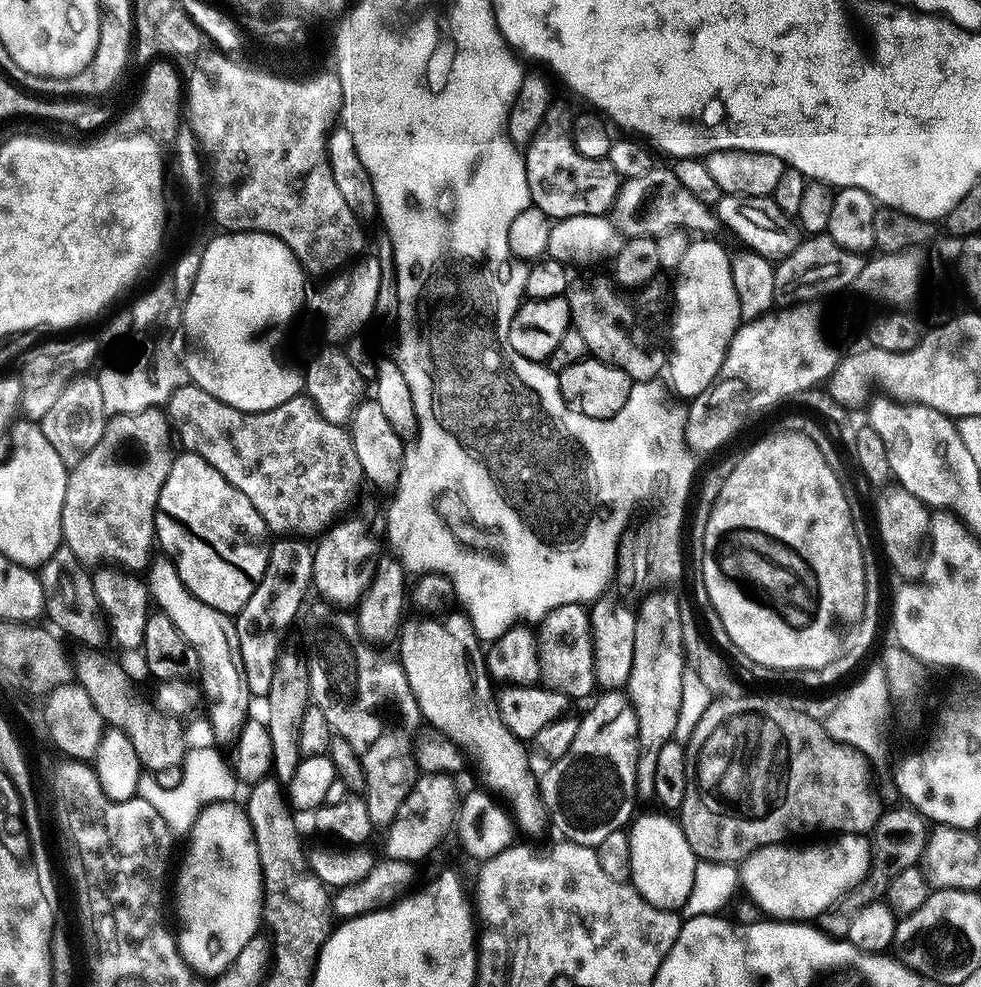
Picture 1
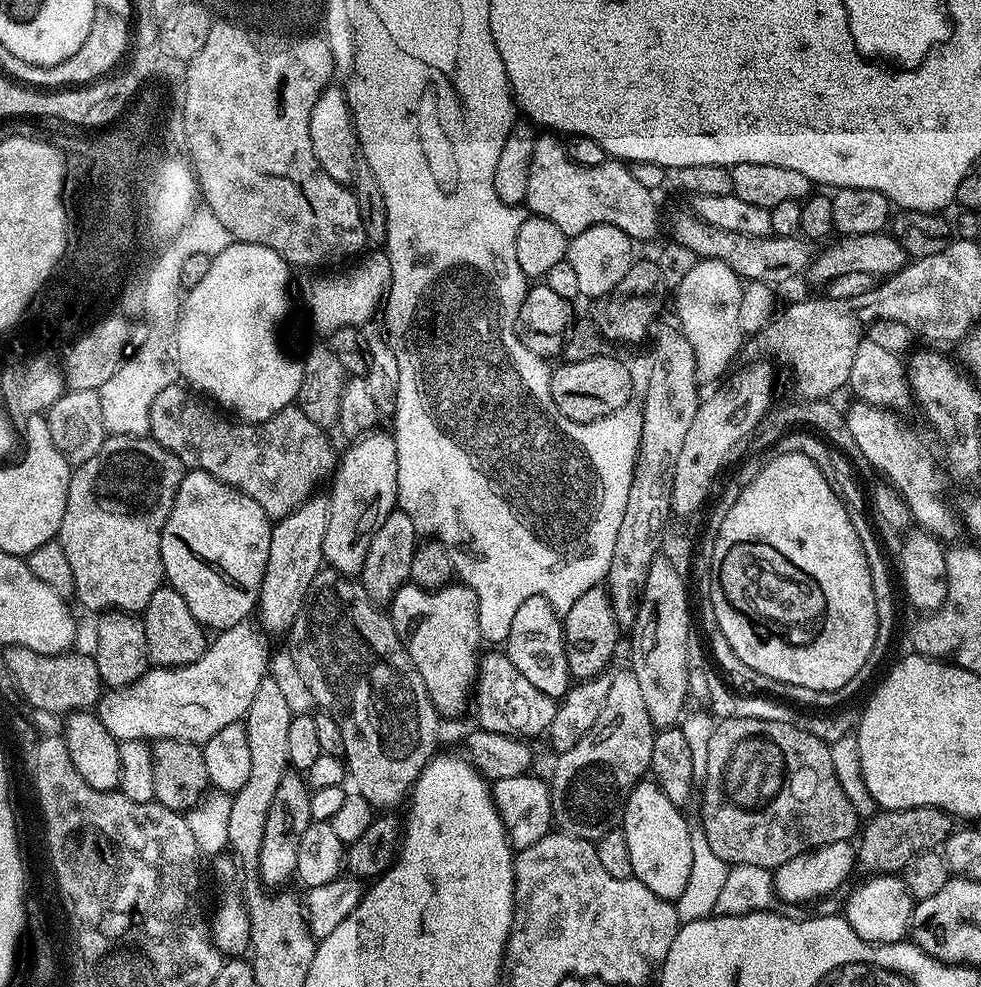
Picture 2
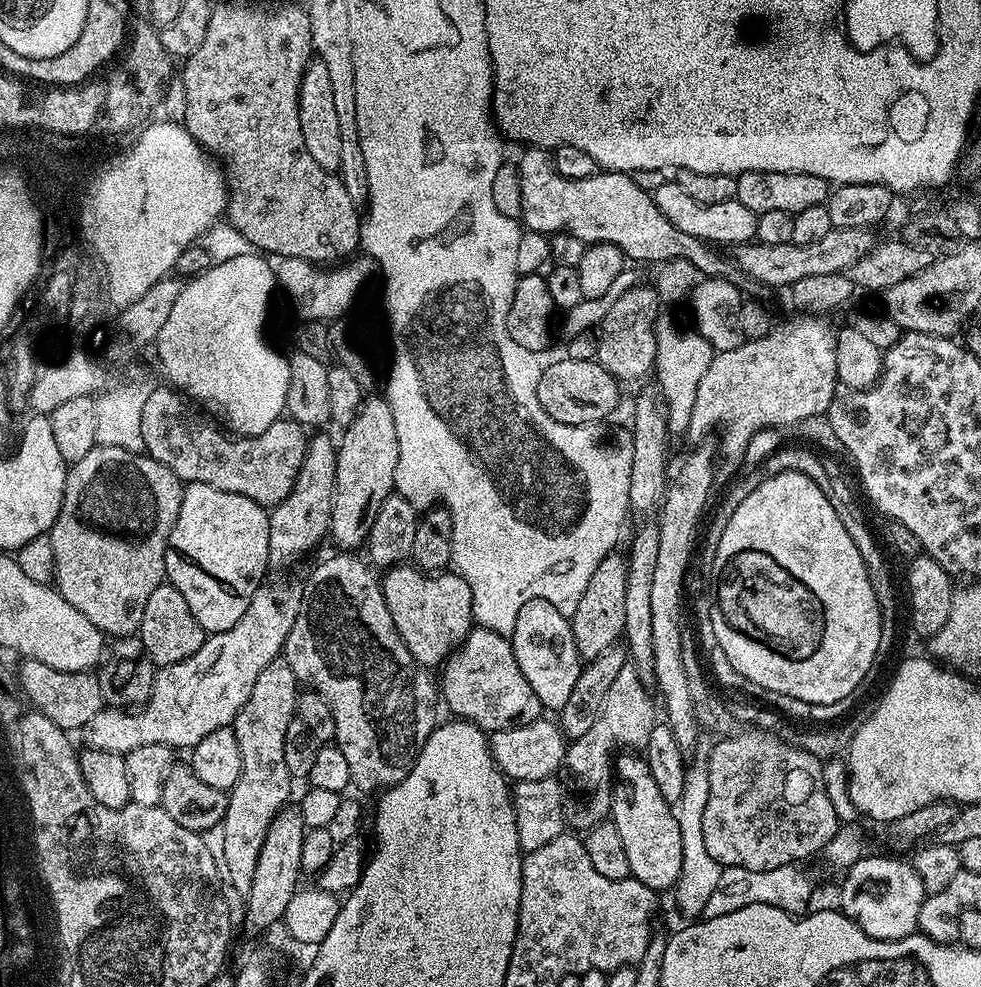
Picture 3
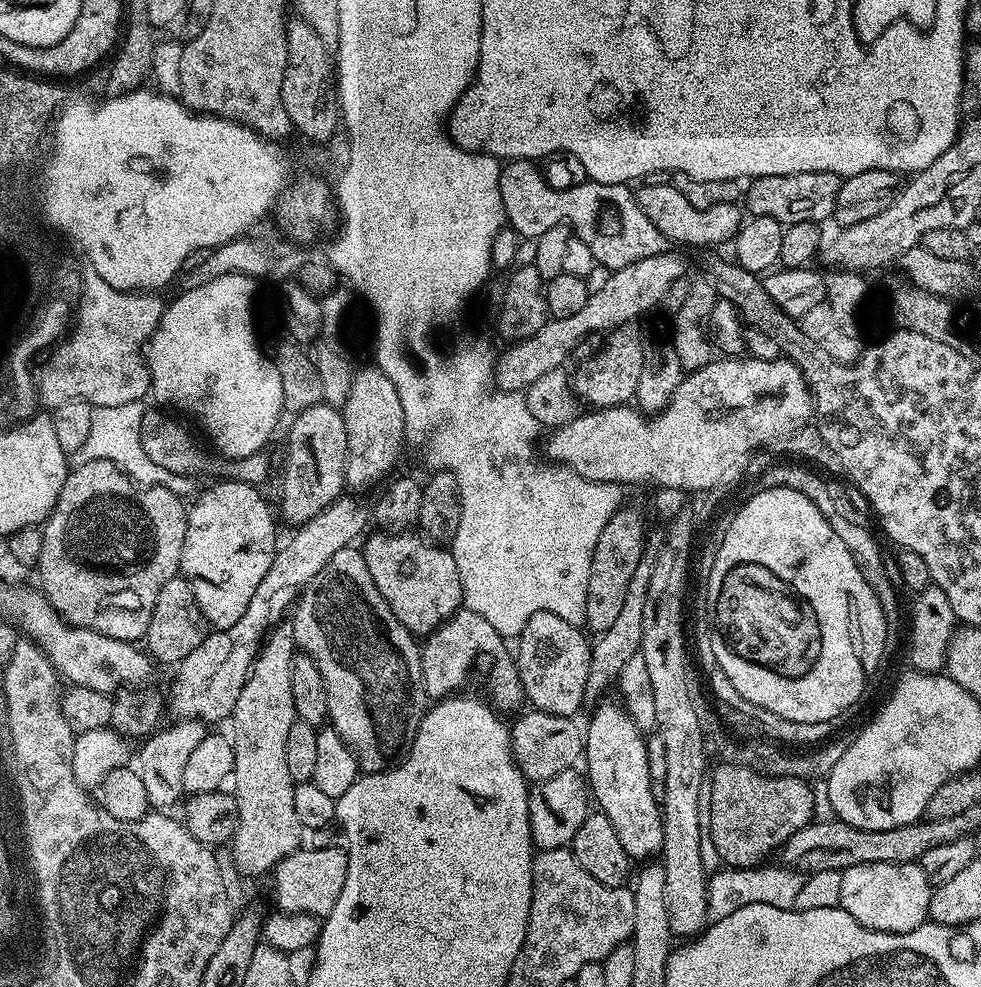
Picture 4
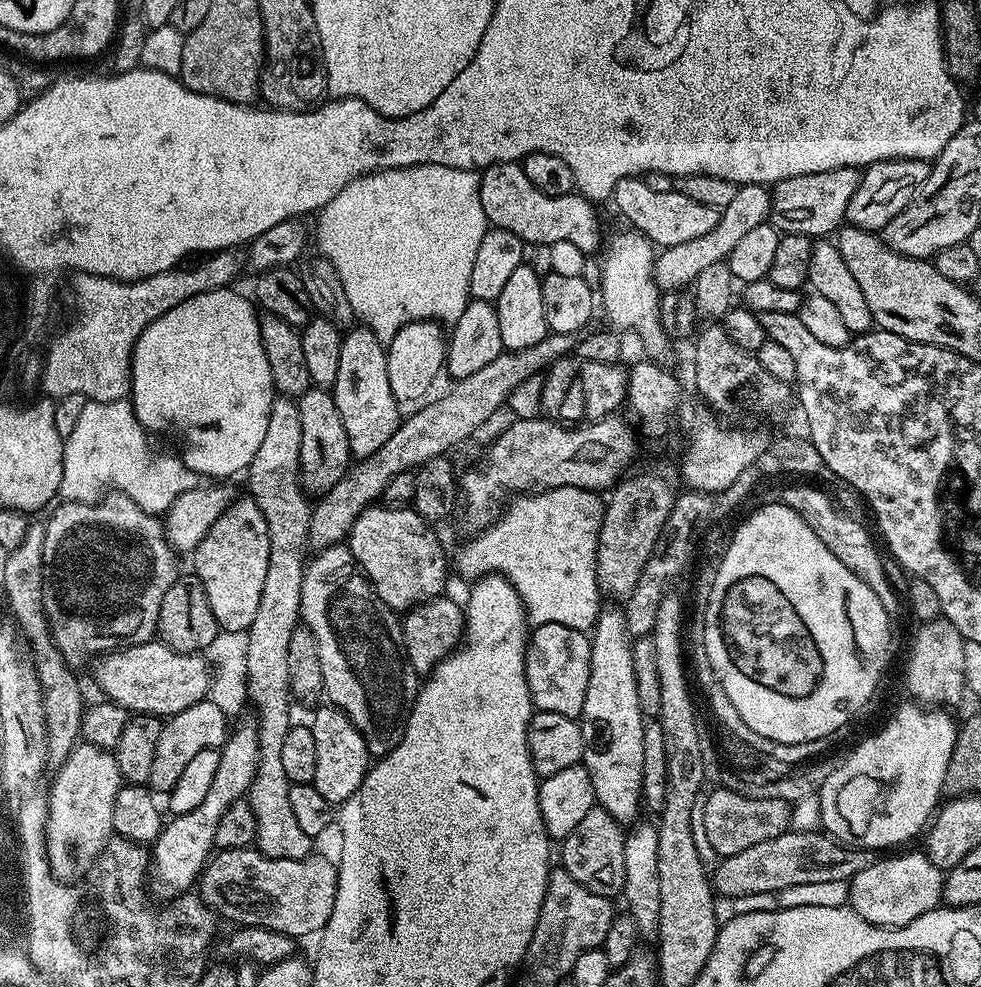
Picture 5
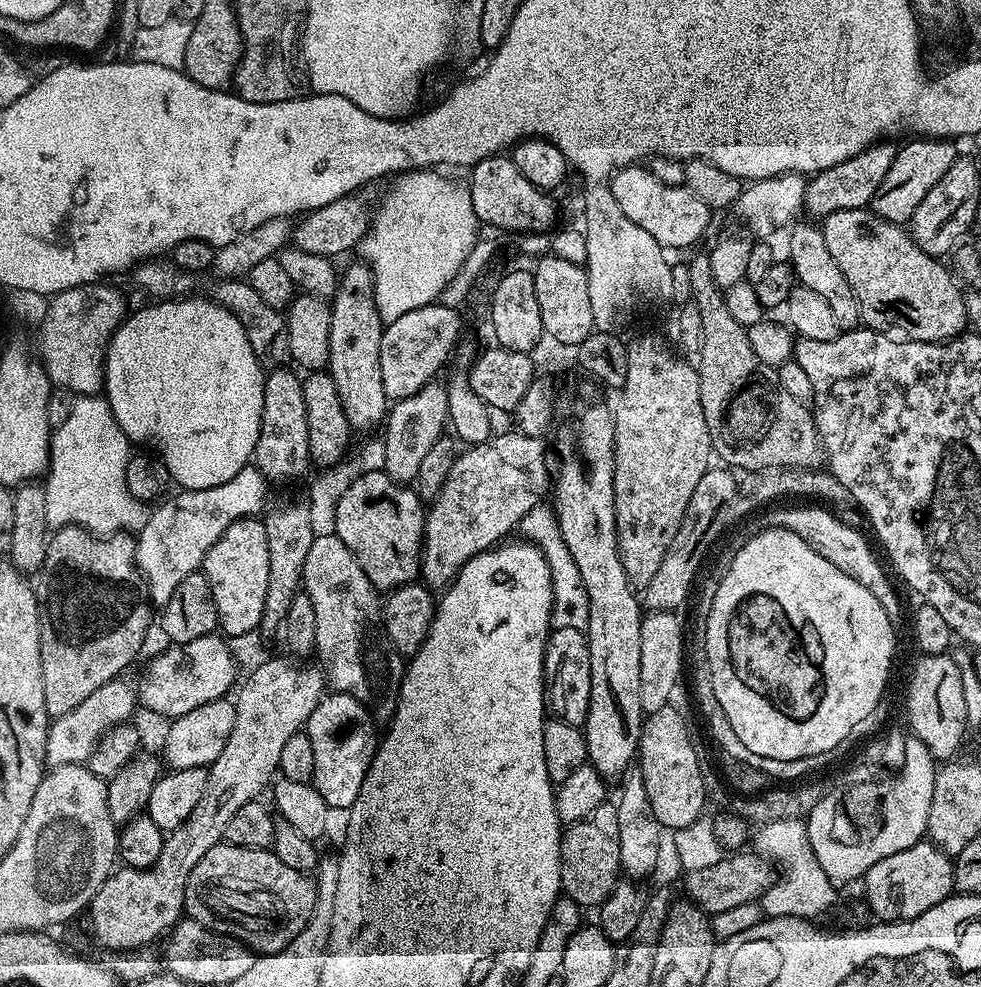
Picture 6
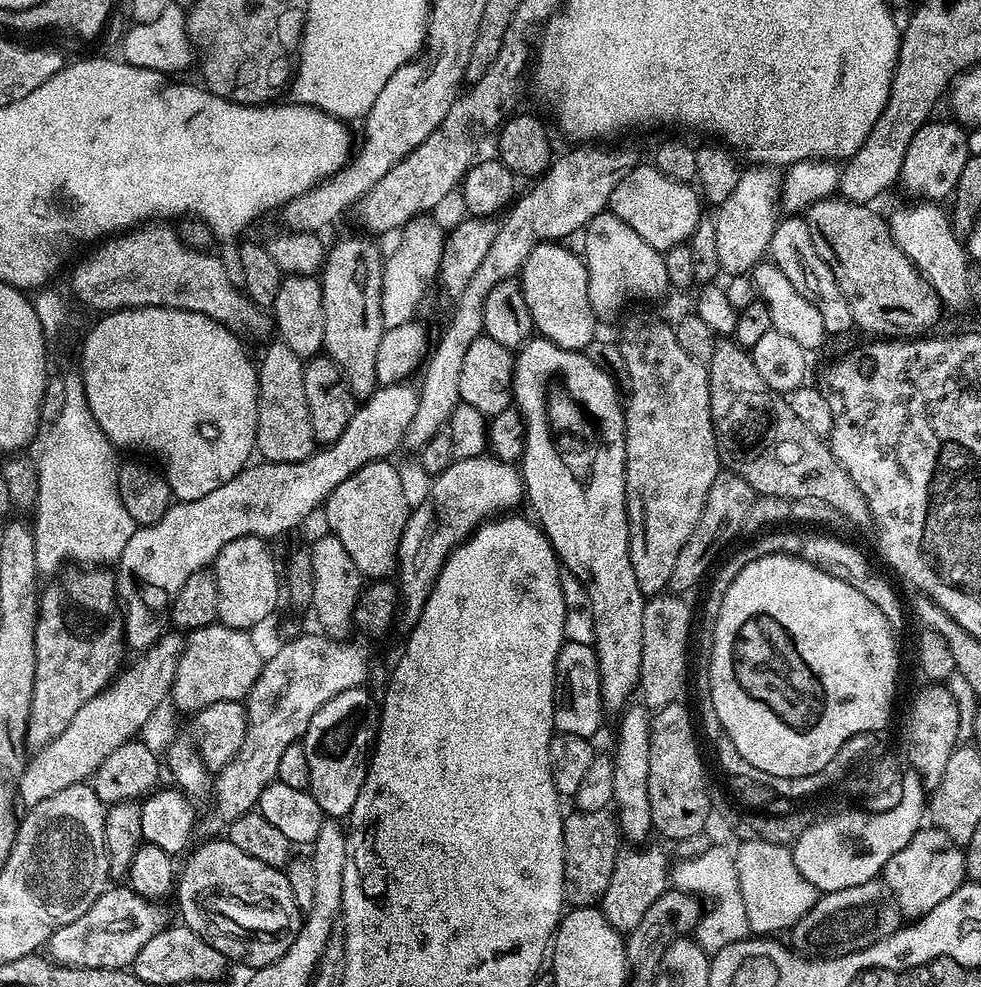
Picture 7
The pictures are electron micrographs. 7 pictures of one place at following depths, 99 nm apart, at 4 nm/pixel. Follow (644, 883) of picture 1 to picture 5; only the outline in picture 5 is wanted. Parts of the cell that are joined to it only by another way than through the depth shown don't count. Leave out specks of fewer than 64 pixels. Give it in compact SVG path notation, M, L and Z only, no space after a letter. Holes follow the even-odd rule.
M605 607L596 619L590 639L592 669L586 686L586 702L582 702L578 717L584 747L582 763L593 783L595 803L605 808L619 824L628 826L642 809L642 742L646 713L638 698L638 684L634 682L633 641L625 628L623 611L619 607Z

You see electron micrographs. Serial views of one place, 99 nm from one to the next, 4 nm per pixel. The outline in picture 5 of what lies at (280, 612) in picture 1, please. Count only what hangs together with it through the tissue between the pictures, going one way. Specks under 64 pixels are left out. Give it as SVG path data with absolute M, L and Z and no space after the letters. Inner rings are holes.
M309 387L308 391L298 397L298 403L302 418L300 483L309 494L323 494L348 473L353 459L350 442L346 438L346 426L342 426L342 414L338 414L338 406L327 388Z

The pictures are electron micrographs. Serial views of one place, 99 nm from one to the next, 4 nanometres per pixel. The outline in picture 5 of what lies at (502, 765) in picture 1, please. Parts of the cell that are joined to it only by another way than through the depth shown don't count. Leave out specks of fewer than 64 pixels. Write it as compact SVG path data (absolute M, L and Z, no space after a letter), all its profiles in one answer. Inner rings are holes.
M373 506L358 514L348 532L348 549L354 554L378 598L382 598L382 602L386 602L397 614L434 600L445 591L450 560L444 557L444 548L432 528L435 527L418 515L415 507Z

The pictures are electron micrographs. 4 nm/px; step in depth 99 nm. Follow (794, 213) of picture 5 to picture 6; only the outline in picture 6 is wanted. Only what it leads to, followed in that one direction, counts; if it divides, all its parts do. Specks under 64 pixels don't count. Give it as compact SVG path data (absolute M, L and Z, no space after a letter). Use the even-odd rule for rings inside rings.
M877 142L862 150L854 158L846 162L838 162L838 166L830 166L826 170L815 173L807 181L804 190L804 212L807 215L823 218L834 214L838 210L854 210L855 208L868 208L872 203L878 186L882 186L882 178L894 166L897 145L892 142Z

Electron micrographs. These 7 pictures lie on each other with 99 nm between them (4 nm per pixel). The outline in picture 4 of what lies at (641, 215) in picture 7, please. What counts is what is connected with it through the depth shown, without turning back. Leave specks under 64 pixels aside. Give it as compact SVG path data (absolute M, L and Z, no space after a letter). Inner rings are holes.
M641 183L635 193L638 206L642 206L642 214L646 214L646 218L650 218L650 222L654 222L654 226L658 226L658 230L662 230L662 234L673 245L689 244L692 248L708 248L711 244L728 244L735 240L746 221L739 203L698 210L698 206L692 205L684 195L678 194L672 183L664 186L648 186Z

